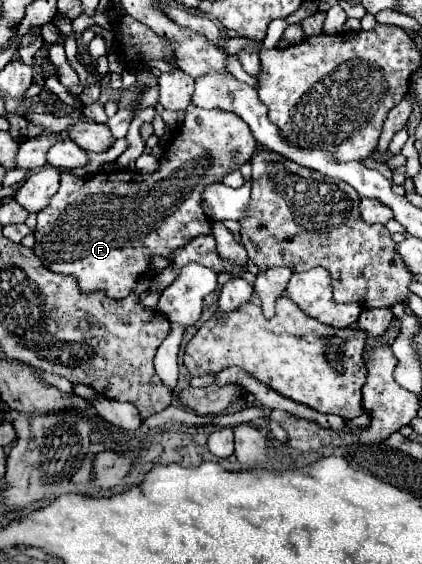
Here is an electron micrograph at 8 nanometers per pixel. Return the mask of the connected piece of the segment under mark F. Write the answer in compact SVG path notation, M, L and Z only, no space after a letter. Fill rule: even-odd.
M191 104L185 110L185 120L175 130L175 138L173 142L169 142L155 172L143 174L113 170L99 172L93 178L83 180L73 176L71 170L65 170L57 194L49 200L49 206L37 214L37 242L33 250L47 268L59 274L75 276L83 292L105 292L111 298L123 298L133 290L137 278L147 272L151 258L169 258L171 252L187 246L193 238L211 234L211 220L201 208L205 188L213 182L221 182L229 172L249 162L255 150L257 142L251 136L247 124L239 120L239 116L223 112L219 108L205 110Z

